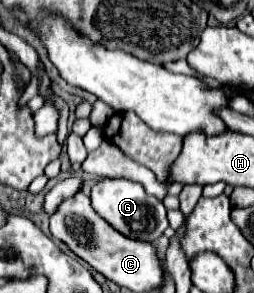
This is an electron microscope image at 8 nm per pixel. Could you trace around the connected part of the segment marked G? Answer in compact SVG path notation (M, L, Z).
M125 178L99 180L91 188L91 206L107 224L111 224L117 232L121 232L123 236L133 238L133 240L155 242L165 232L165 228L169 226L167 210L163 206L163 202L157 200L155 196L149 196L141 188L141 184L125 180Z

